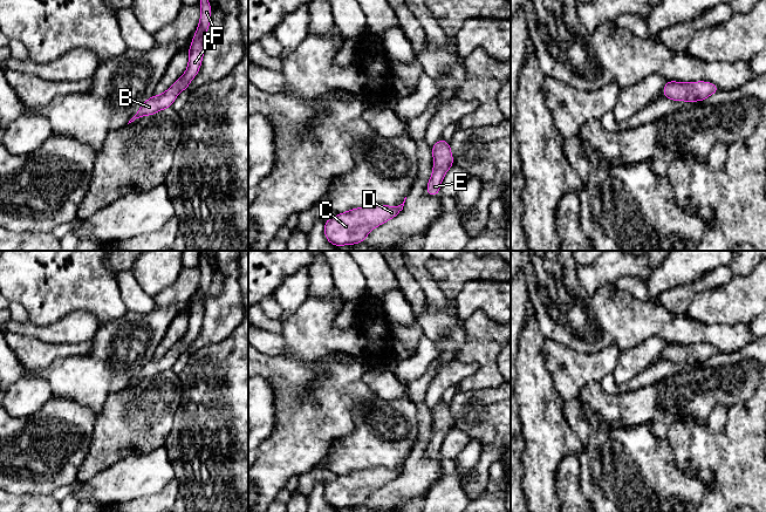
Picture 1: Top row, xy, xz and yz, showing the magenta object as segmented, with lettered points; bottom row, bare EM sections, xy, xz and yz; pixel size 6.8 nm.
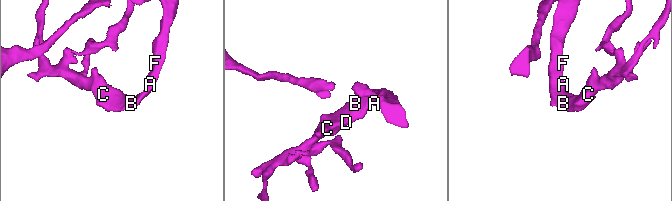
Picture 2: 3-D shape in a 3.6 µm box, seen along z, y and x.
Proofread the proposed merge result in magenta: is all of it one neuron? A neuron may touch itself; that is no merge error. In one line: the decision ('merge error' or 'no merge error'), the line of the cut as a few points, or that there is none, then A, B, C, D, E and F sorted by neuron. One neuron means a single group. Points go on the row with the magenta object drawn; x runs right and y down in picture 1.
no merge error; no cut; A B C D E F

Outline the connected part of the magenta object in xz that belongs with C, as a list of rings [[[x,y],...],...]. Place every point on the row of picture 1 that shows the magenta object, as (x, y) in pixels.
[[[406,197],[398,206],[372,205],[337,213],[336,217],[326,220],[324,235],[335,247],[362,243],[372,228],[398,216],[405,199]]]

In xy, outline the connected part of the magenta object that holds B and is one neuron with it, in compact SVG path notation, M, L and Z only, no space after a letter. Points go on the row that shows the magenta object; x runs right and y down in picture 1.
M200 0L199 6L201 8L200 21L189 48L189 66L186 71L165 93L159 96L152 95L145 101L129 123L136 118L153 115L165 108L172 107L177 95L186 90L190 82L198 74L204 56L206 32L211 22L210 1Z

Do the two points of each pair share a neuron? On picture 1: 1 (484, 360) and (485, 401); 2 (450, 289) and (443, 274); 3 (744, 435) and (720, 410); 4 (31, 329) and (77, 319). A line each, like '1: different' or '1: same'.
1: different
2: same
3: different
4: same

